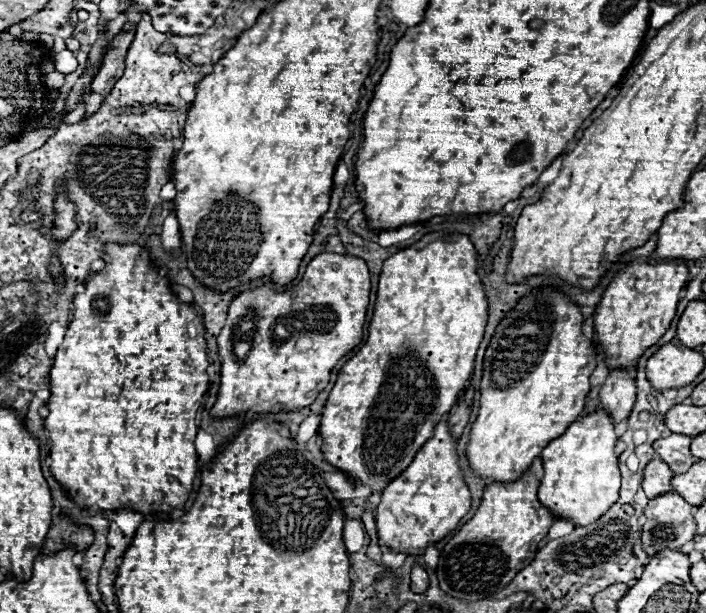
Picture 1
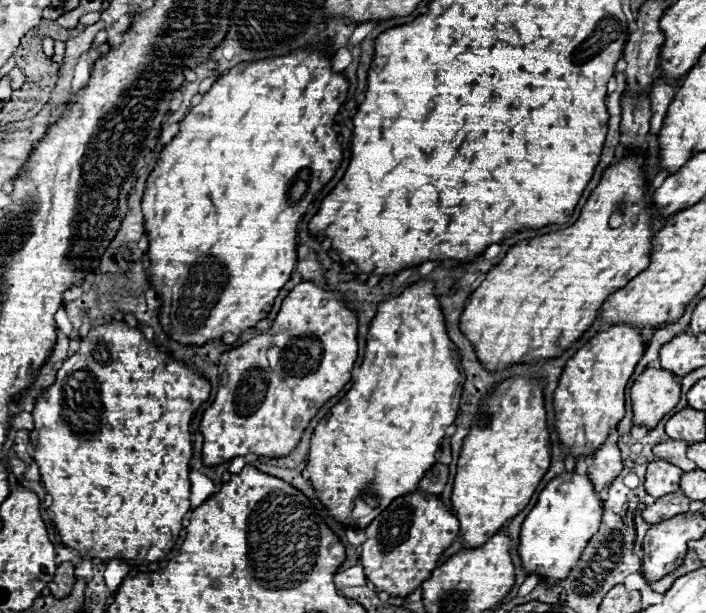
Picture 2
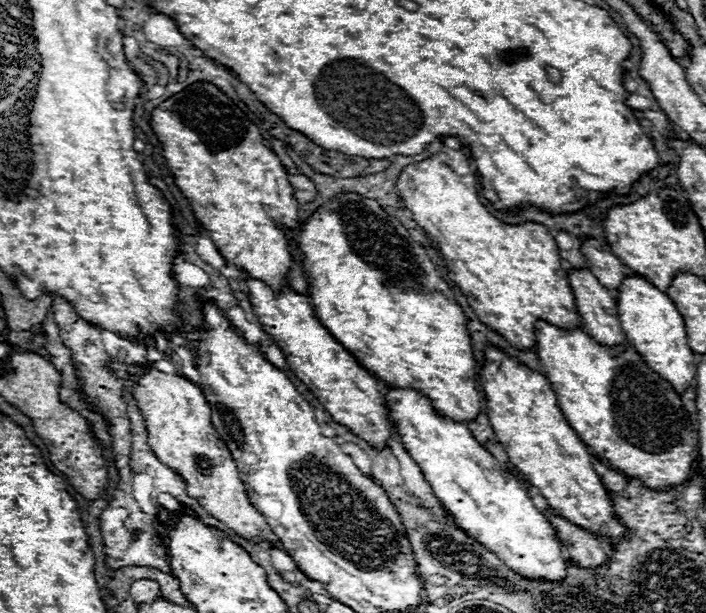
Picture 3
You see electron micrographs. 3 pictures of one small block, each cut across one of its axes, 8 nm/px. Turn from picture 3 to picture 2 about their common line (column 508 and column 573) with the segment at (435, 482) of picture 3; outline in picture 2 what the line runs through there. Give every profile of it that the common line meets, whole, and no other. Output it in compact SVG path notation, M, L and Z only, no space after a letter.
M568 472L556 476L540 492L536 506L526 516L520 530L518 556L526 574L536 574L548 586L564 580L568 570L576 566L580 554L588 546L592 534L596 534L602 518L602 500L596 496L588 476Z

